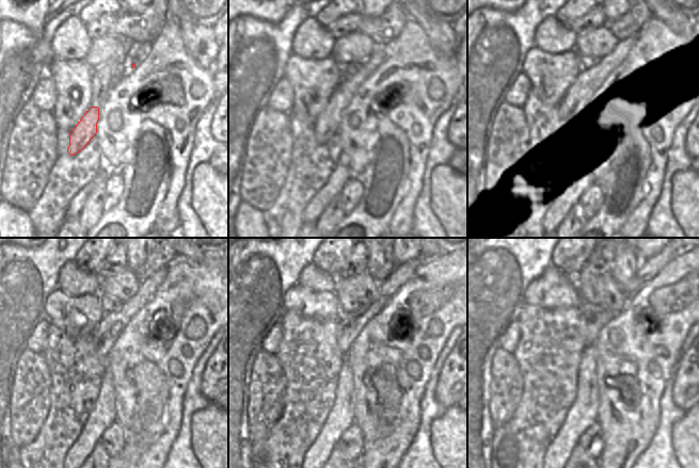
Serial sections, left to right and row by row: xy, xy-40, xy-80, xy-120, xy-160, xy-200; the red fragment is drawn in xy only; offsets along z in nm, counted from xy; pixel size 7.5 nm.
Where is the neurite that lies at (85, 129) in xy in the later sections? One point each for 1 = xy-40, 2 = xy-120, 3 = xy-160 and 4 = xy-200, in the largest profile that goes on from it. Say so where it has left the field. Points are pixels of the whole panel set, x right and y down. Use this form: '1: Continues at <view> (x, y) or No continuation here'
1: Continues at xy-40 (327, 125)
2: Continues at xy-120 (106, 333)
3: Continues at xy-160 (350, 324)
4: Continues at xy-200 (647, 270)

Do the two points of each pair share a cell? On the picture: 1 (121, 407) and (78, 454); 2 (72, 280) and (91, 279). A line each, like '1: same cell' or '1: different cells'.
1: different cells
2: same cell

